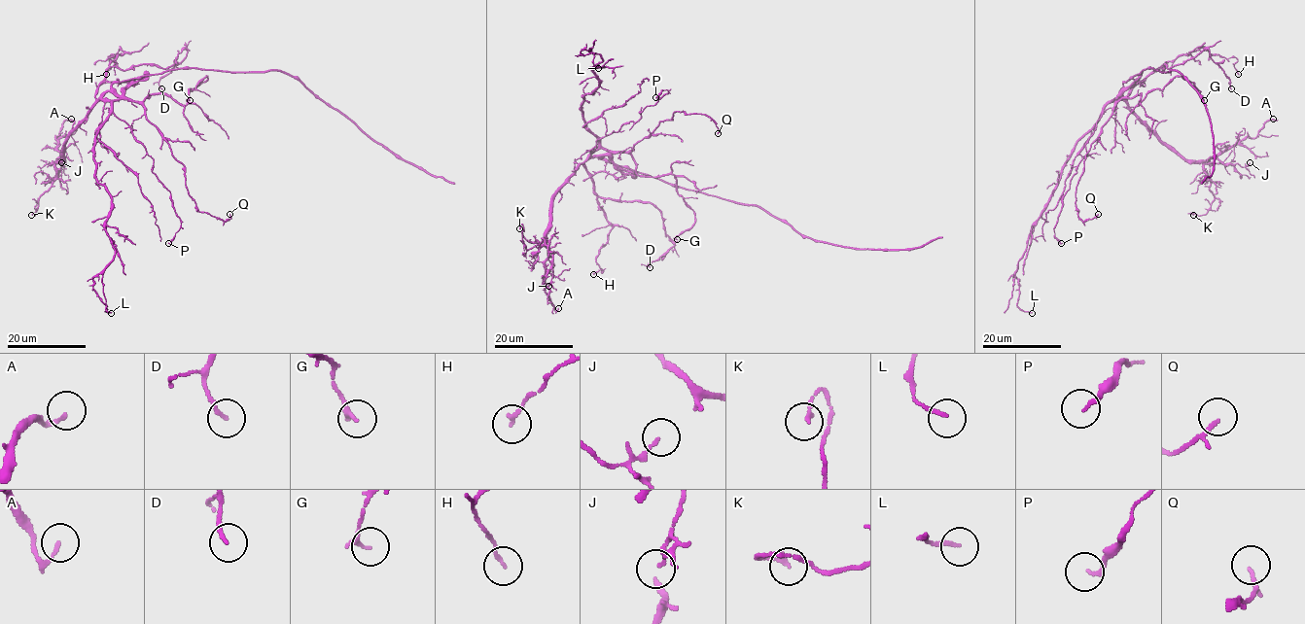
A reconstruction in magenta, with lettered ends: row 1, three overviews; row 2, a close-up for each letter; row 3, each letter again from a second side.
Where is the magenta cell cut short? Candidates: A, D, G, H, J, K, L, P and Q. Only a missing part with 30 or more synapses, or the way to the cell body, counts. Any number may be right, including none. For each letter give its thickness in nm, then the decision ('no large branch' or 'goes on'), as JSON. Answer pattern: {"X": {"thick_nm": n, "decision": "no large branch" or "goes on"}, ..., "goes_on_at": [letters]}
{"A": {"thick_nm": 130, "decision": "no large branch"}, "D": {"thick_nm": 160, "decision": "no large branch"}, "G": {"thick_nm": 200, "decision": "no large branch"}, "H": {"thick_nm": 130, "decision": "no large branch"}, "J": {"thick_nm": 120, "decision": "no large branch"}, "K": {"thick_nm": 160, "decision": "no large branch"}, "L": {"thick_nm": 140, "decision": "no large branch"}, "P": {"thick_nm": 160, "decision": "no large branch"}, "Q": {"thick_nm": 90, "decision": "no large branch"}, "goes_on_at": []}

